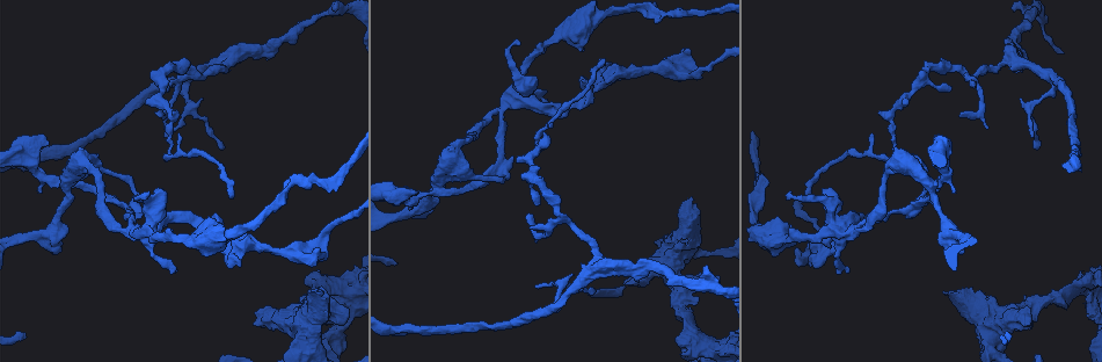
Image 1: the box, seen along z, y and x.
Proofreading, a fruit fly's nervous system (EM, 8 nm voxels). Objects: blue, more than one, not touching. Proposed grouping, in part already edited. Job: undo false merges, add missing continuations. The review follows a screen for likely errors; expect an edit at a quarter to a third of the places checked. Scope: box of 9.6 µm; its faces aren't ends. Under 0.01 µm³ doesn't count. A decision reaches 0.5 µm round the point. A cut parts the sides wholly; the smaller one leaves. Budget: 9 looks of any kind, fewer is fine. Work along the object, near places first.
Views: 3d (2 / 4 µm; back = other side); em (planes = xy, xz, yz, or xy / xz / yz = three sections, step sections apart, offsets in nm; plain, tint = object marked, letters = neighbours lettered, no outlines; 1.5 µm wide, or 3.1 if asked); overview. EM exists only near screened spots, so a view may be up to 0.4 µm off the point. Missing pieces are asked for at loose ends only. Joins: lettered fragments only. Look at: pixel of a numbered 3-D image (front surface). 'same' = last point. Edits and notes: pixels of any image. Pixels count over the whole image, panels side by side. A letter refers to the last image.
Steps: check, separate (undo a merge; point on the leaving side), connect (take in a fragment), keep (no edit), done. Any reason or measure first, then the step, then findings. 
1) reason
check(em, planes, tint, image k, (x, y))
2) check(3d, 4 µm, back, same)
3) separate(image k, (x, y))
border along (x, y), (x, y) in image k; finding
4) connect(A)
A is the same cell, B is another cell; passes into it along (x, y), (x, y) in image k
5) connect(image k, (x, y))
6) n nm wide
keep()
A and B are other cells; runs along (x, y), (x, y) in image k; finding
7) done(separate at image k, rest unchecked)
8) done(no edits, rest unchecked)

arms part here
check(3d, 4 µm, image 1, (600, 262))

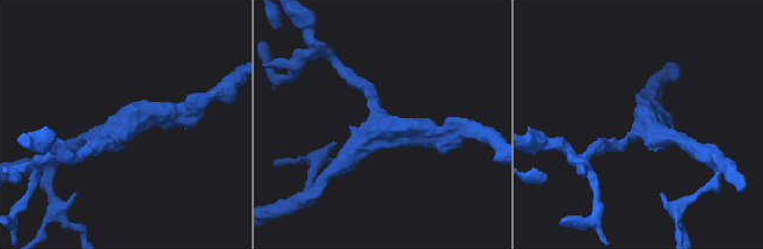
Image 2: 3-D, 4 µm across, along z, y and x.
3 arms; arms of 200, 240, 280 nm; shape alone is not enough
check(em, planes, letters, image 2, (125, 127))

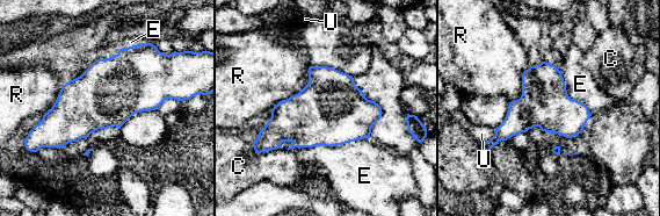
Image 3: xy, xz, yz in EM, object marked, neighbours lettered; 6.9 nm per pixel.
340 nm wide
keep()
C, E, R and U are other cells; border along (369, 137), (335, 145), (280, 144) in image 3; all the same neuron

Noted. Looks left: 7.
narrows sharply
check(em, yz, step 8, tint, image 1, (930, 186))

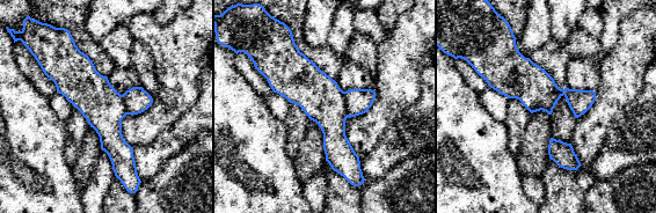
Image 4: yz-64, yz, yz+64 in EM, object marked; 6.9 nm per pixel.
cut it another way
check(em, xz, step 8, letters, same)

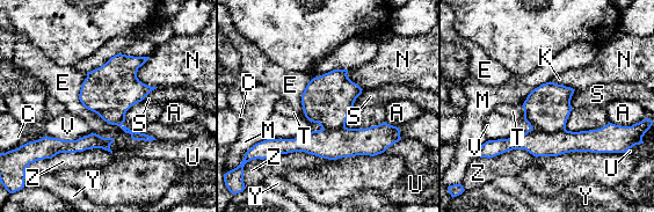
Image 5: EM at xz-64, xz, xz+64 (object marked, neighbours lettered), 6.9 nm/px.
180 nm wide
separate(image 5, (537, 143))
A, C, E, K, M, N, S, T, U, V, Y and Z are other cells; the part that leaves runs along (612, 126), (598, 140), (488, 146) in image 5; a second neuron is stuck on

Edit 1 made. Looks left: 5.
check(overview)

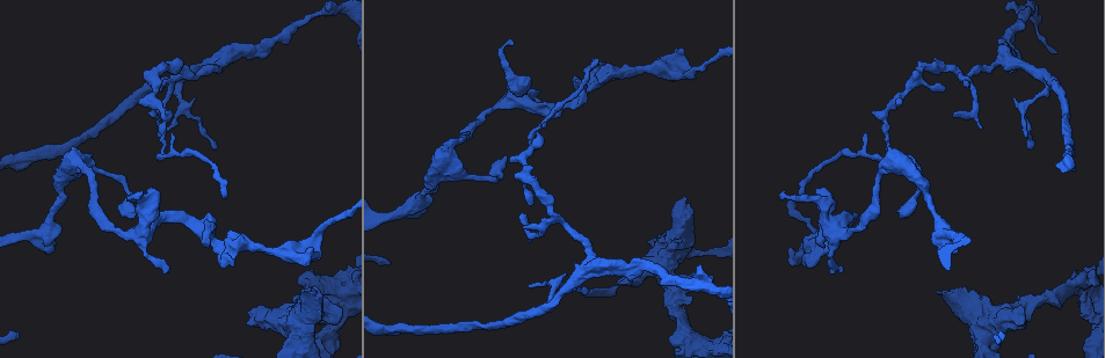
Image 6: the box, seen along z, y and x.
free end
check(em, xy, step 8, letters, image 6, (840, 267))

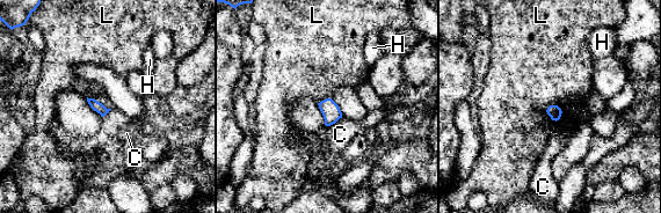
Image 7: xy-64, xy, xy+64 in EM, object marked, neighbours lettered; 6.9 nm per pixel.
check(em, planes, letters, same)

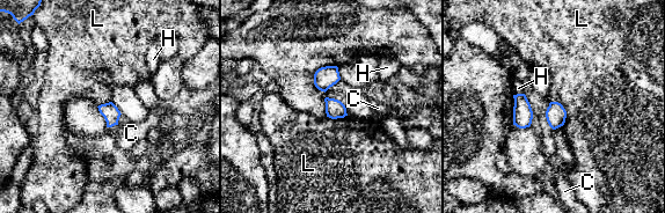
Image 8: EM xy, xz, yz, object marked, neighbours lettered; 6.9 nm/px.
120 nm wide
keep()
C, H and L are other cells; border along (550, 101), (565, 110), (563, 125) in image 8; none of them fits

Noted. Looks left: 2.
done(separate at image 5, rest unchecked)

